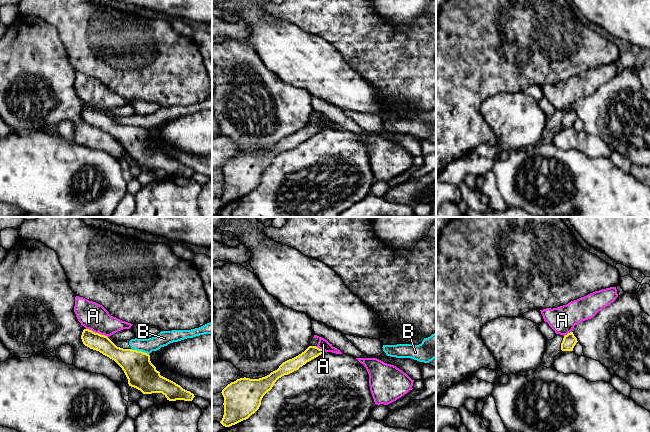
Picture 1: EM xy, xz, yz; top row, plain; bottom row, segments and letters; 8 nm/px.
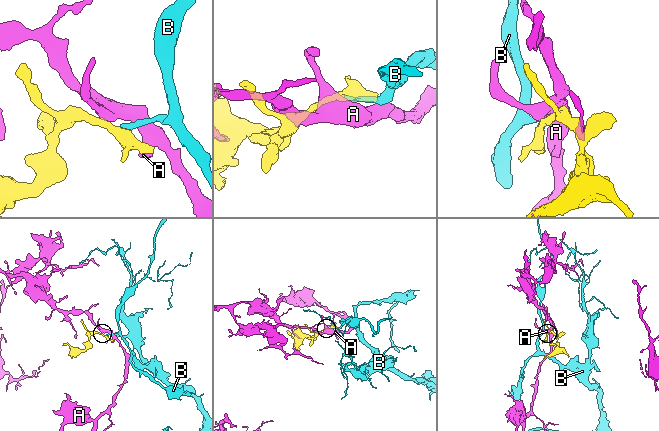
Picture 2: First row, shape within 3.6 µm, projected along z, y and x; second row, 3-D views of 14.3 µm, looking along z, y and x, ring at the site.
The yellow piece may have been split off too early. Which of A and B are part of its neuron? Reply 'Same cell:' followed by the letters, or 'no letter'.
Same cell: no letter

